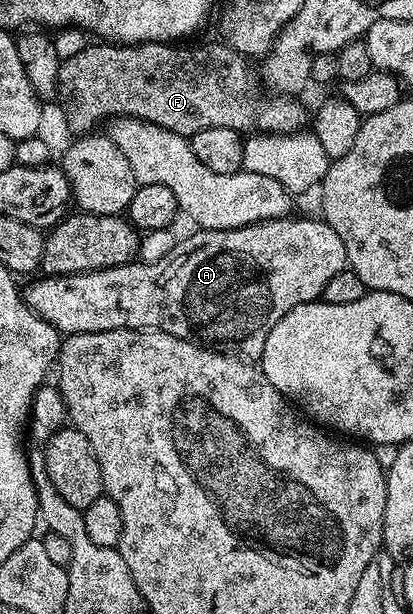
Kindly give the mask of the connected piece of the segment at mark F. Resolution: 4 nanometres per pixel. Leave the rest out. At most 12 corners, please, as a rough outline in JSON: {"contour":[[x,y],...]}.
{"contour":[[94,42],[63,59],[74,134],[129,118],[195,136],[289,136],[271,94],[225,42]]}

